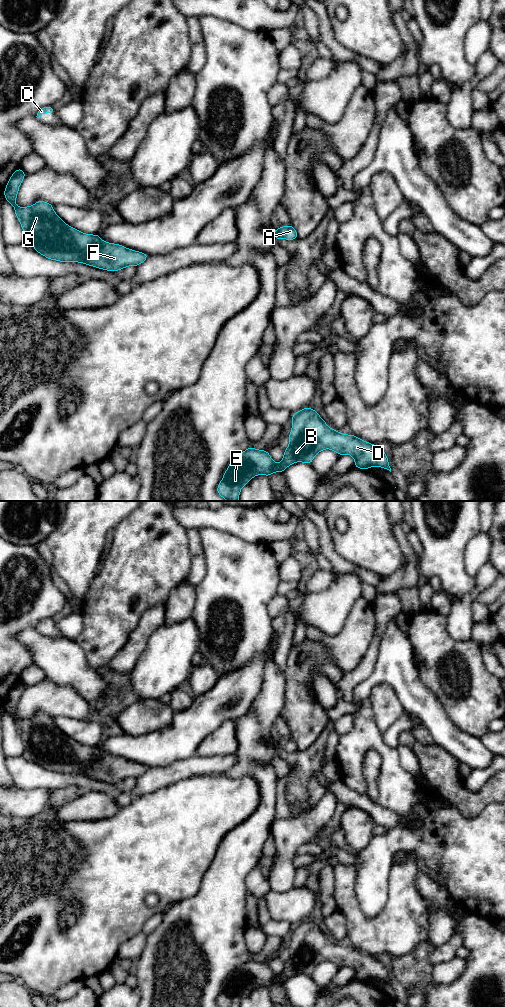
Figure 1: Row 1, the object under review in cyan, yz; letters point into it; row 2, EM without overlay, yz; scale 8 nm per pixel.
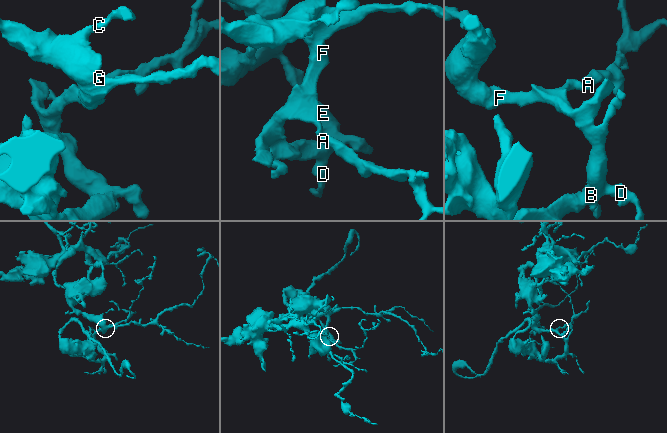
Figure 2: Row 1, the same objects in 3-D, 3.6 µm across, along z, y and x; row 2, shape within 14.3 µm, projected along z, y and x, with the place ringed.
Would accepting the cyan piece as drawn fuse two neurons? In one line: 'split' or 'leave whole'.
leave whole

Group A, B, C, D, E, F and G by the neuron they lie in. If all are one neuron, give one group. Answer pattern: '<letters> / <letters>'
A B C D E F G

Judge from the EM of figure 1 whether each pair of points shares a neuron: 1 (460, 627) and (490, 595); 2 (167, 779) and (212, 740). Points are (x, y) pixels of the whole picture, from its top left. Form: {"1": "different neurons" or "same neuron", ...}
{"1": "different neurons", "2": "different neurons"}

